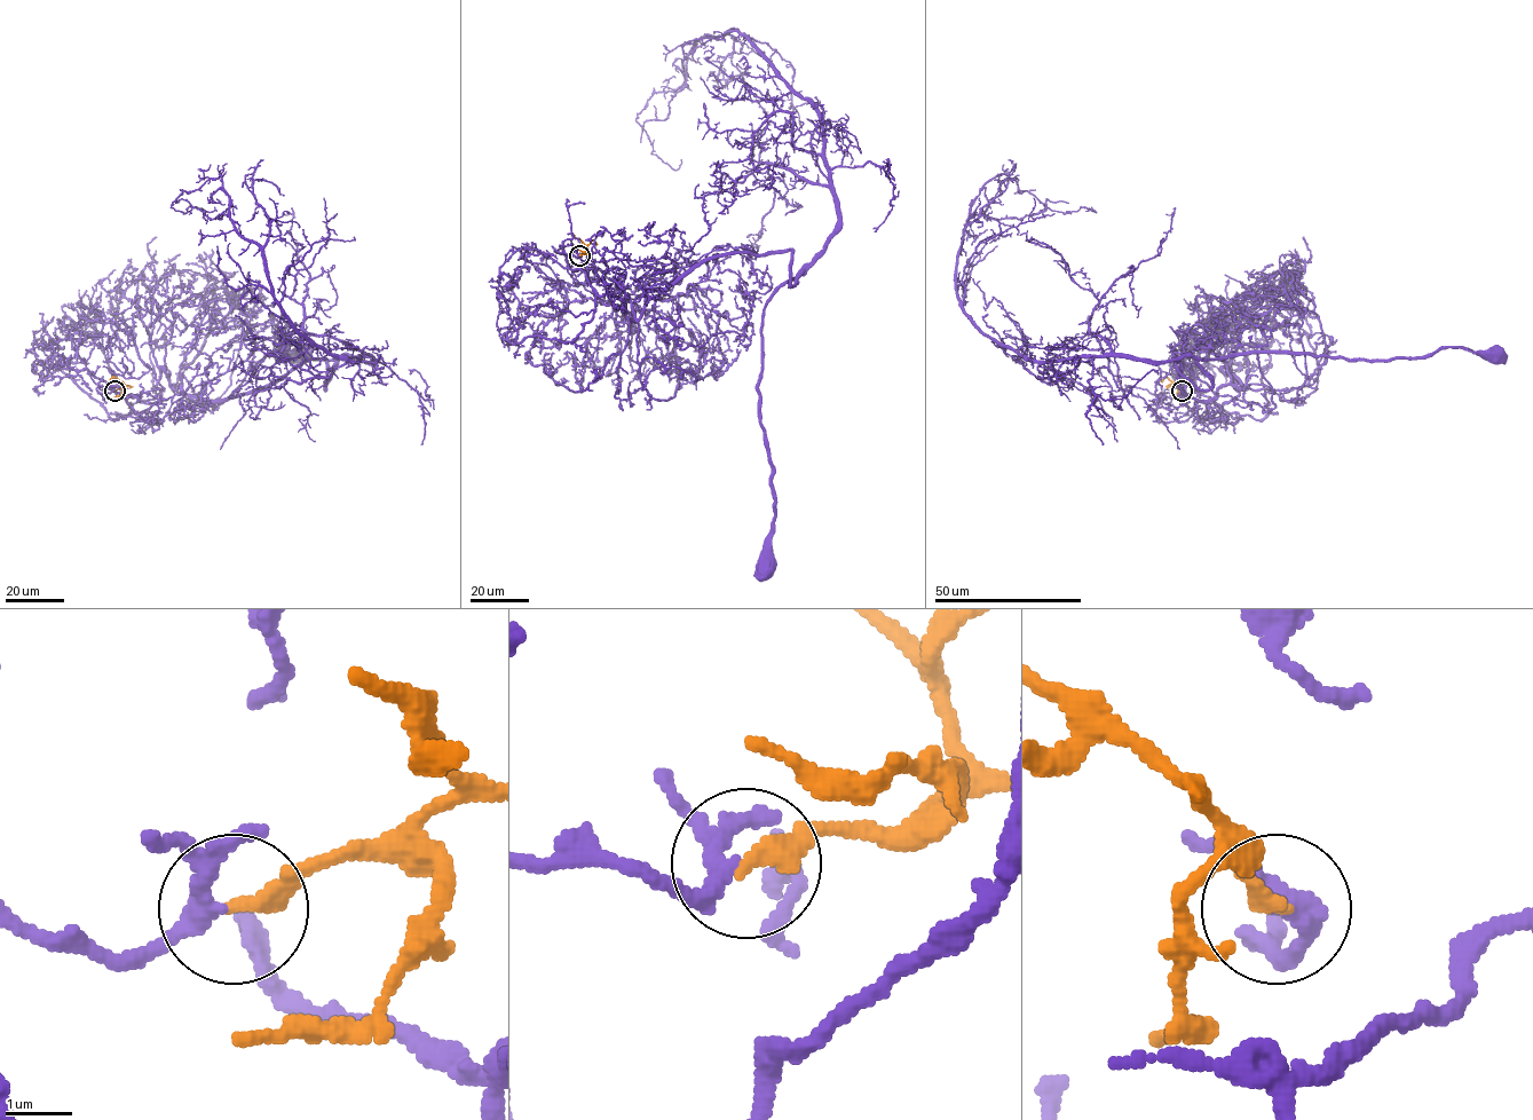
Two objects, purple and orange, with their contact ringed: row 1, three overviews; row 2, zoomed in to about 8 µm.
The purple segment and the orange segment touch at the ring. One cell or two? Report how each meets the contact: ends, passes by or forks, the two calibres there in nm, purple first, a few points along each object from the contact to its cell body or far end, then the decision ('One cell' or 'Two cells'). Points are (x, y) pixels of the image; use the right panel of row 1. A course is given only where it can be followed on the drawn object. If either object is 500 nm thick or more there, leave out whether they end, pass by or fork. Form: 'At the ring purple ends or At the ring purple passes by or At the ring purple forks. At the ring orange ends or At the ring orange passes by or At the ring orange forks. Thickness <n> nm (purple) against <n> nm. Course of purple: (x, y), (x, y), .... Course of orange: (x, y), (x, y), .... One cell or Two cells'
At the ring purple passes by. At the ring orange ends. Thickness 280 nm (purple) against 280 nm. Course of purple: (1182, 391), (1222, 412), (1222, 367), (1245, 387), (1196, 400), (1177, 359), (1208, 389), (1196, 359), (1495, 354). Course of orange: (1182, 391), (1167, 377), (1161, 381). One cell

